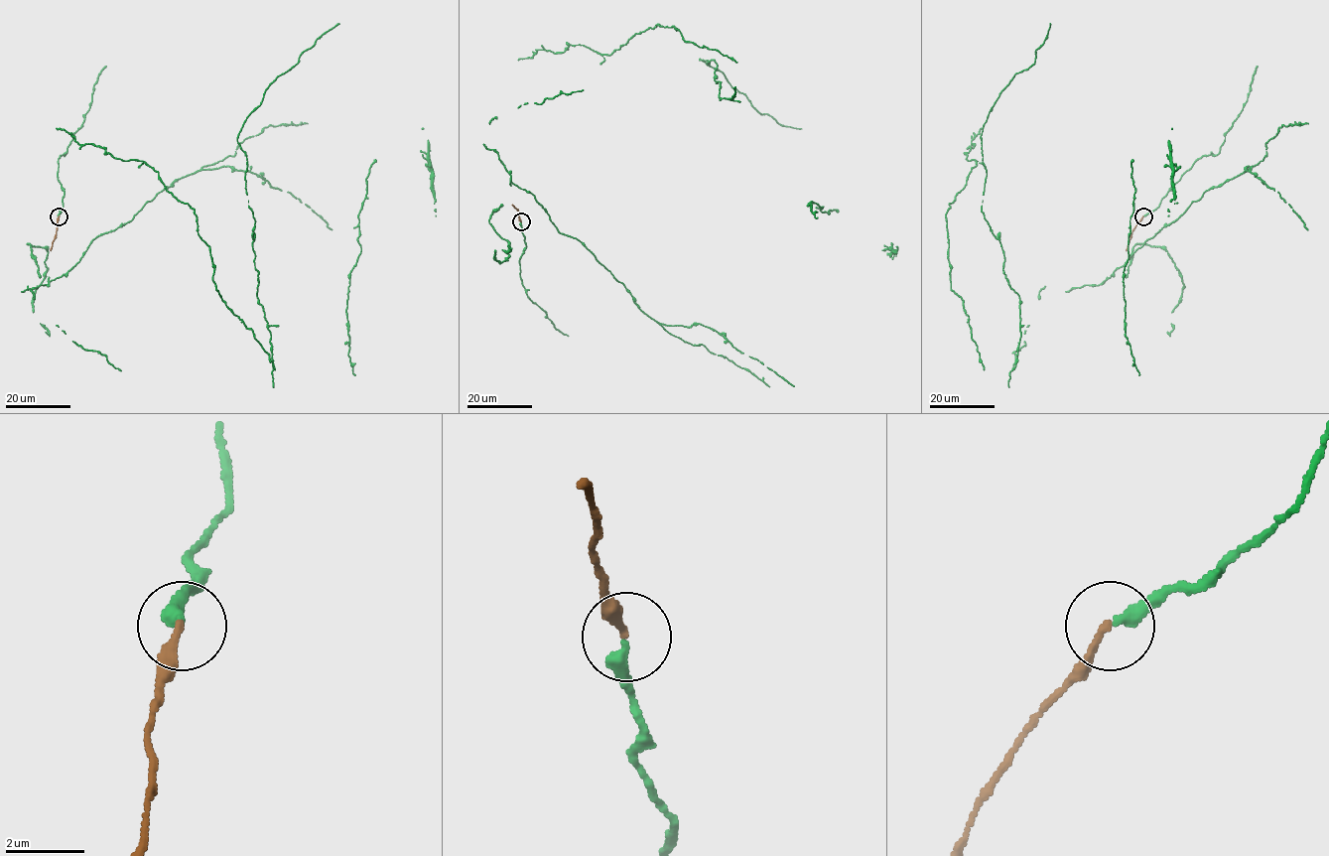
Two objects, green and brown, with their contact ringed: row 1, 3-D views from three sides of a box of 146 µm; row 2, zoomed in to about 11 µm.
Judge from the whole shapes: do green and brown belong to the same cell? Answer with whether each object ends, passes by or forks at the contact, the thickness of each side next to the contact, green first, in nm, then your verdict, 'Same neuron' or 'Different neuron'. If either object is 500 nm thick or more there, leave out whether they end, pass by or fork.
At the ring green ends. At the ring brown ends. Thickness 360 nm (green) against 200 nm. Same neuron

